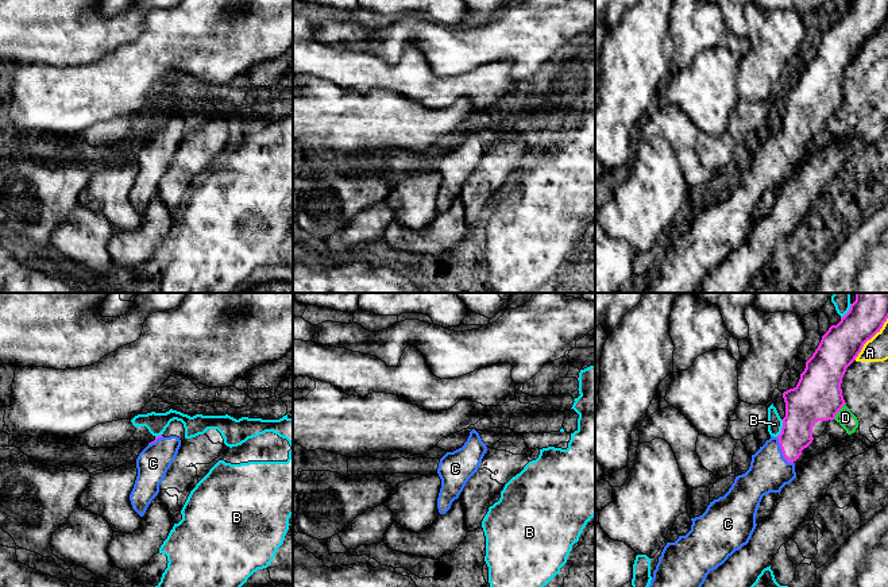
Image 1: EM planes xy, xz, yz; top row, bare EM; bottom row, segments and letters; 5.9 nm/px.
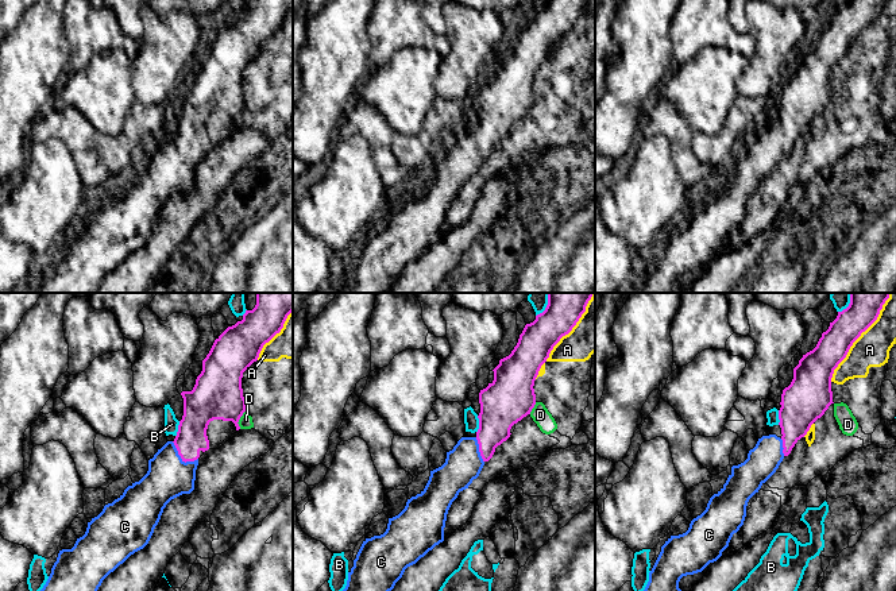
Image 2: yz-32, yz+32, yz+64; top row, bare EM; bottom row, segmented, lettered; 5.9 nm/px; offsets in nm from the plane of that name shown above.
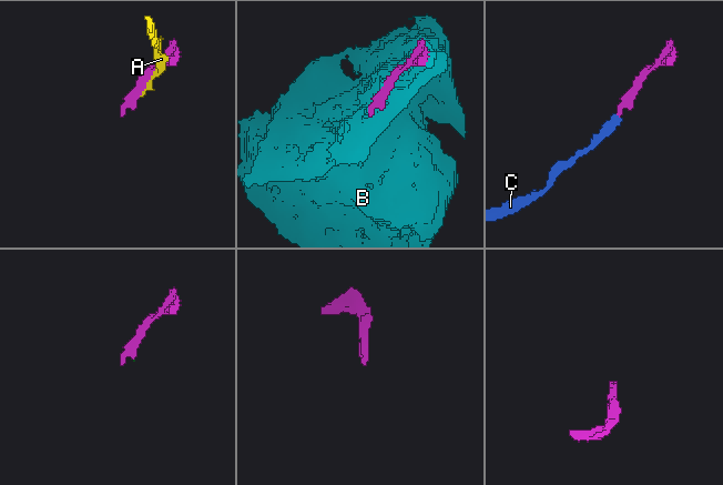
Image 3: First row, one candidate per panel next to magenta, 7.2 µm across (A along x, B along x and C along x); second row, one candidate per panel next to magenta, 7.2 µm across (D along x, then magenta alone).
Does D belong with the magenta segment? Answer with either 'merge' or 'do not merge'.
do not merge

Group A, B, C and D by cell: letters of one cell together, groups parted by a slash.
A D / B / C

